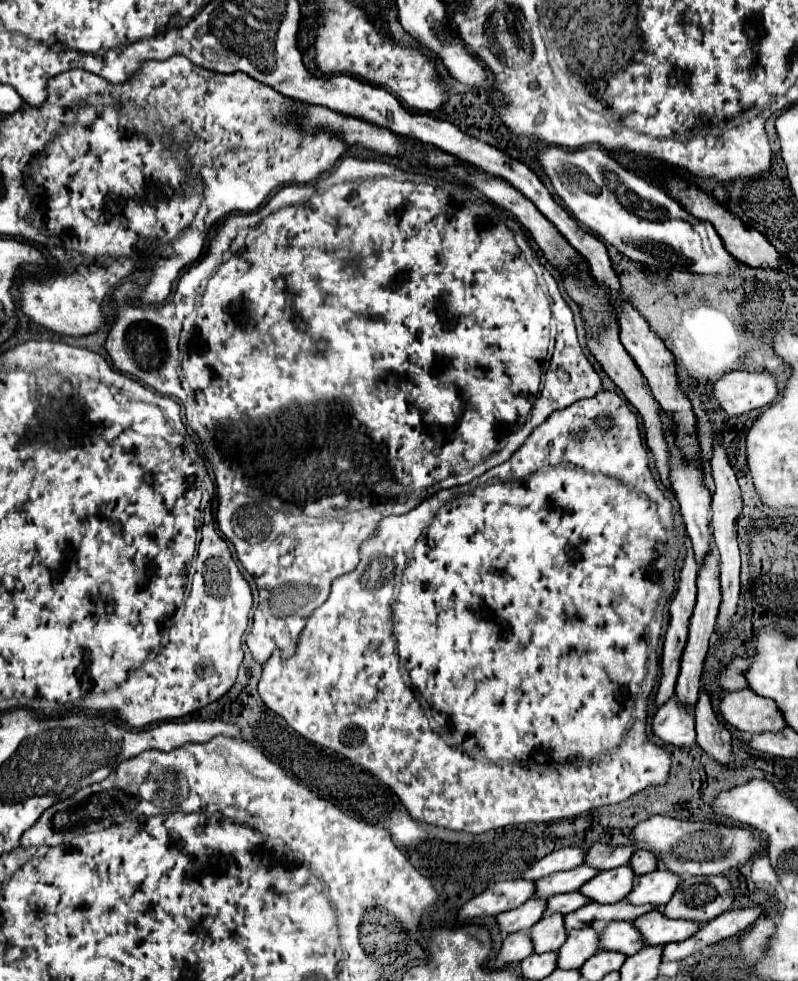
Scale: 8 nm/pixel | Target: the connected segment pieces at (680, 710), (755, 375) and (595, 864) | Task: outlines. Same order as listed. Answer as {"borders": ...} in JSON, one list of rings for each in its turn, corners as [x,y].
{"borders":[[[[676,696],[666,700],[666,704],[658,708],[652,730],[662,742],[674,746],[692,746],[696,742],[694,714]]],[[[734,370],[714,384],[712,396],[726,414],[738,416],[772,404],[778,396],[778,388],[772,372]]],[[[594,844],[586,852],[586,864],[590,864],[592,868],[598,868],[598,872],[612,870],[612,868],[624,866],[630,860],[634,850],[636,850],[634,846],[612,848],[612,846],[606,846],[606,844]]]]}

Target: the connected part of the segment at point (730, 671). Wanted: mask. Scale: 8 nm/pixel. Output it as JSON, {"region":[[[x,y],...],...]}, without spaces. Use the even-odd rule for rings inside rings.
{"region":[[[736,658],[728,668],[726,668],[726,676],[720,680],[722,688],[724,690],[742,690],[742,688],[748,688],[746,684],[746,668],[750,666],[750,660],[748,658]]]}

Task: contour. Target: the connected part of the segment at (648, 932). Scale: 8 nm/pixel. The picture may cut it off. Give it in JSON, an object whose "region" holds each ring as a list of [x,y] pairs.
{"region":[[[654,910],[646,916],[640,916],[632,922],[634,928],[638,928],[642,940],[646,940],[646,946],[662,946],[668,942],[682,942],[690,938],[692,932],[698,930],[698,924],[690,920],[670,920],[662,916],[662,912]]]}

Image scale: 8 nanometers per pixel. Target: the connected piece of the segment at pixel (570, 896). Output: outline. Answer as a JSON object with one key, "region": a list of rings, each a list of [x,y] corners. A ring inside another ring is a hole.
{"region":[[[568,892],[562,896],[552,896],[546,904],[546,914],[554,914],[554,912],[570,914],[570,912],[576,912],[578,908],[586,906],[588,902],[590,900],[586,896],[582,896],[580,892]]]}

